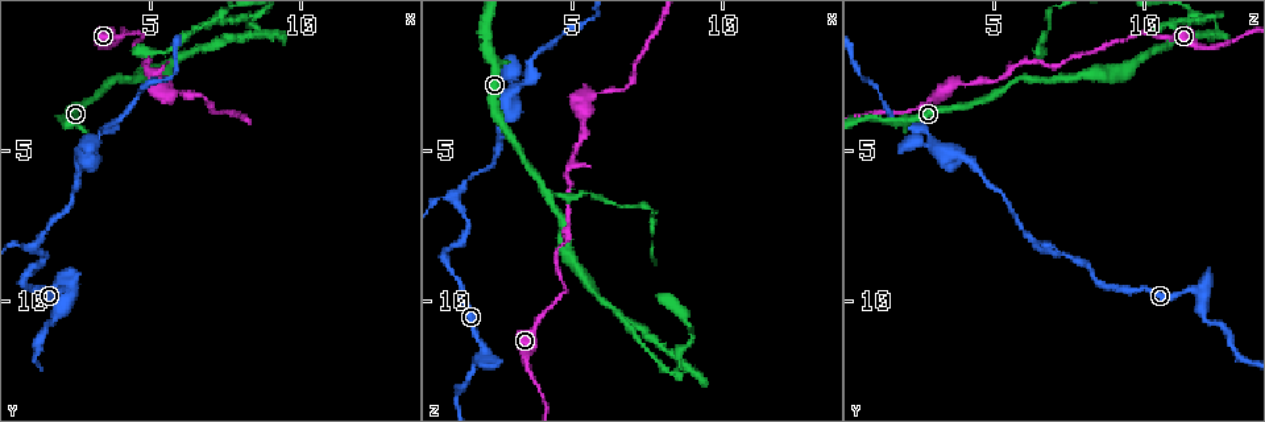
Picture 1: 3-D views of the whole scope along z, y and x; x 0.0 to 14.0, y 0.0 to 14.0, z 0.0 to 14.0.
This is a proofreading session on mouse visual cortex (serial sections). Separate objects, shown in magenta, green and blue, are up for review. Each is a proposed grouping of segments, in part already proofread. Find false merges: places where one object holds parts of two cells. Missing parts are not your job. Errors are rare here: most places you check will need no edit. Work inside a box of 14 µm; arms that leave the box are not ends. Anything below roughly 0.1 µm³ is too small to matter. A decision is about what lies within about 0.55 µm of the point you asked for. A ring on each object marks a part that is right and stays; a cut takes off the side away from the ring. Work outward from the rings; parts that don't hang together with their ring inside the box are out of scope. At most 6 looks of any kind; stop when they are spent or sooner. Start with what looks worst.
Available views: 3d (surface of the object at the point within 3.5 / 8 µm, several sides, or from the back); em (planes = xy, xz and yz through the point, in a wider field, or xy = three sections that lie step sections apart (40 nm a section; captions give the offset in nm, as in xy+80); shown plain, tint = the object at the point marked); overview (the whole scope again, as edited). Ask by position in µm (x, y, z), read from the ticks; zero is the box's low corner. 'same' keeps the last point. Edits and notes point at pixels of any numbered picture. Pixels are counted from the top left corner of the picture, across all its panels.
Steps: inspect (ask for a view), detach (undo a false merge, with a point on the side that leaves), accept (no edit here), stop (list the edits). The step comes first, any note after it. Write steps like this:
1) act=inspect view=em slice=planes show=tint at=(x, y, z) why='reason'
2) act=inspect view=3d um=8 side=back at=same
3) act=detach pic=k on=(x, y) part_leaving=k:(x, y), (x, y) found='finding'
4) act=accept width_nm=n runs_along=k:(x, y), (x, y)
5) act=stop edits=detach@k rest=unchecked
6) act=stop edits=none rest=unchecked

act=inspect view=3d um=3.5 at=(5.4, 3.0, 3.4) why='abrupt turn'

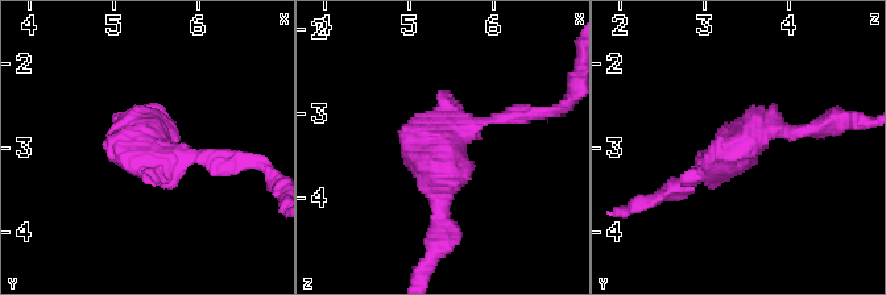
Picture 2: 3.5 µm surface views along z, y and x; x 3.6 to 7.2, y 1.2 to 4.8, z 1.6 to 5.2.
act=inspect view=em slice=xy step=3 show=plain at=(5.40, 3.05, 3.35)

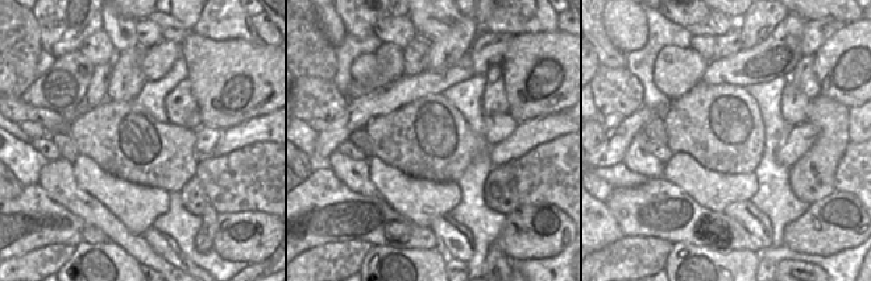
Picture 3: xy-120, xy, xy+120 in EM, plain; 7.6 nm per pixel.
act=inspect view=em slice=xy step=3 show=tint at=same why='where the object lies'

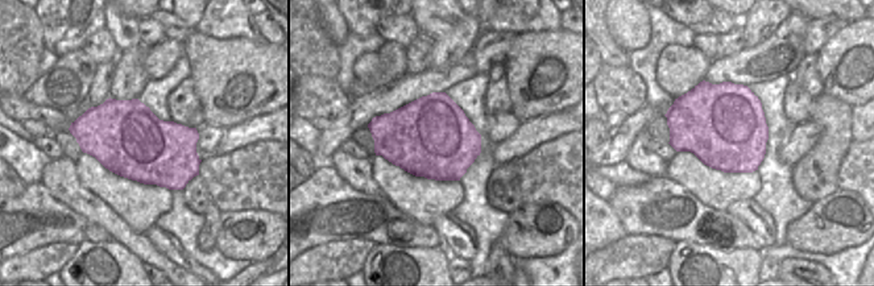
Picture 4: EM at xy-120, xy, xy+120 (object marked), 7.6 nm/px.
act=accept runs_along=2:(443, 223), (438, 145), (520, 115) found='one cell here'

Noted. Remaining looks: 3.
act=inspect view=3d um=3.5 at=(2.2, 9.6, 11.9) why='abrupt turn'

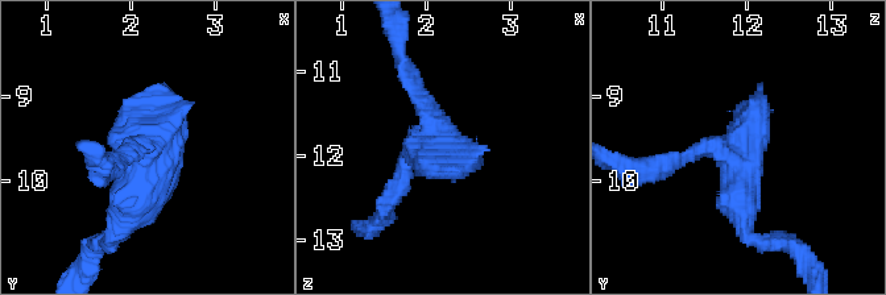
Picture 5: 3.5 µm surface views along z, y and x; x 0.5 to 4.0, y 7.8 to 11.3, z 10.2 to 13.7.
act=inspect view=em slice=xy step=3 show=tint at=(2.10, 9.65, 11.90)

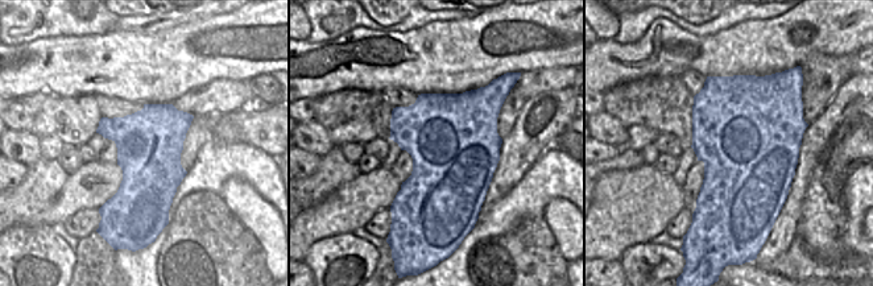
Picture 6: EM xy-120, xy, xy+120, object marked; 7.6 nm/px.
act=accept runs_along=5:(663, 169), (698, 149), (735, 153), (748, 235) found='one cell here'

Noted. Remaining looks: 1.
act=inspect view=3d um=3.5 side=back at=(1.1, 8.3, 6.6) why='narrows sharply'

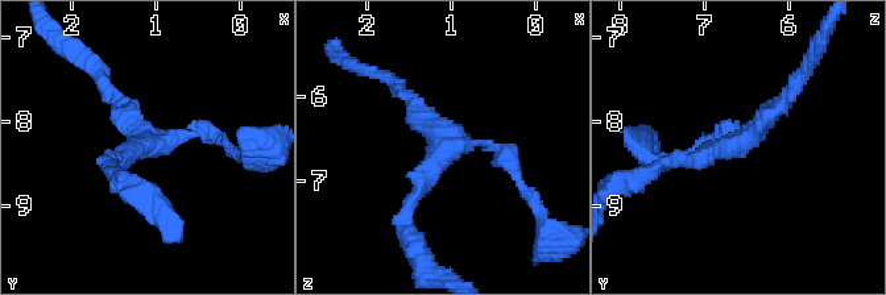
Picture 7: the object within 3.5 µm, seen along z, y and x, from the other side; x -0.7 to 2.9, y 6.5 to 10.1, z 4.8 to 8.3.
act=accept arms=3 runs_along=7:(665, 162), (736, 145), (790, 92) found='one cell here'

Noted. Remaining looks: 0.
act=stop edits=none rest=unchecked

